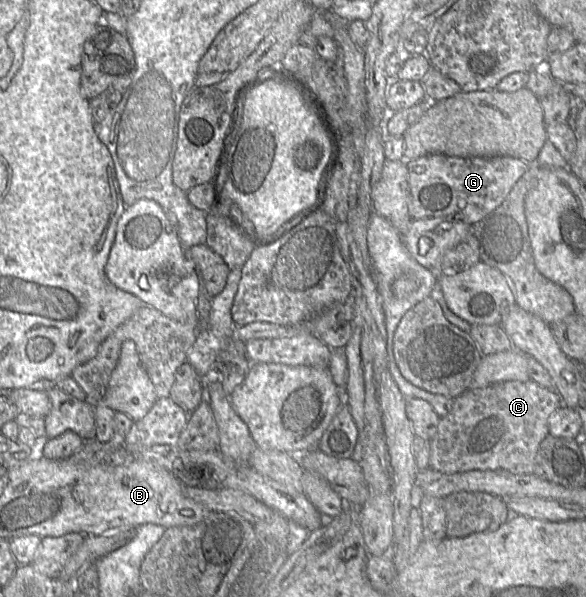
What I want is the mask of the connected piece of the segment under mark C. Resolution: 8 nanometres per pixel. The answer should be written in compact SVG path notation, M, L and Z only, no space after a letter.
M534 380L505 381L482 388L468 388L453 399L450 412L441 417L436 434L429 440L429 466L443 473L475 469L504 469L514 474L530 474L541 441L548 435L548 419L562 405L554 389L545 388Z

